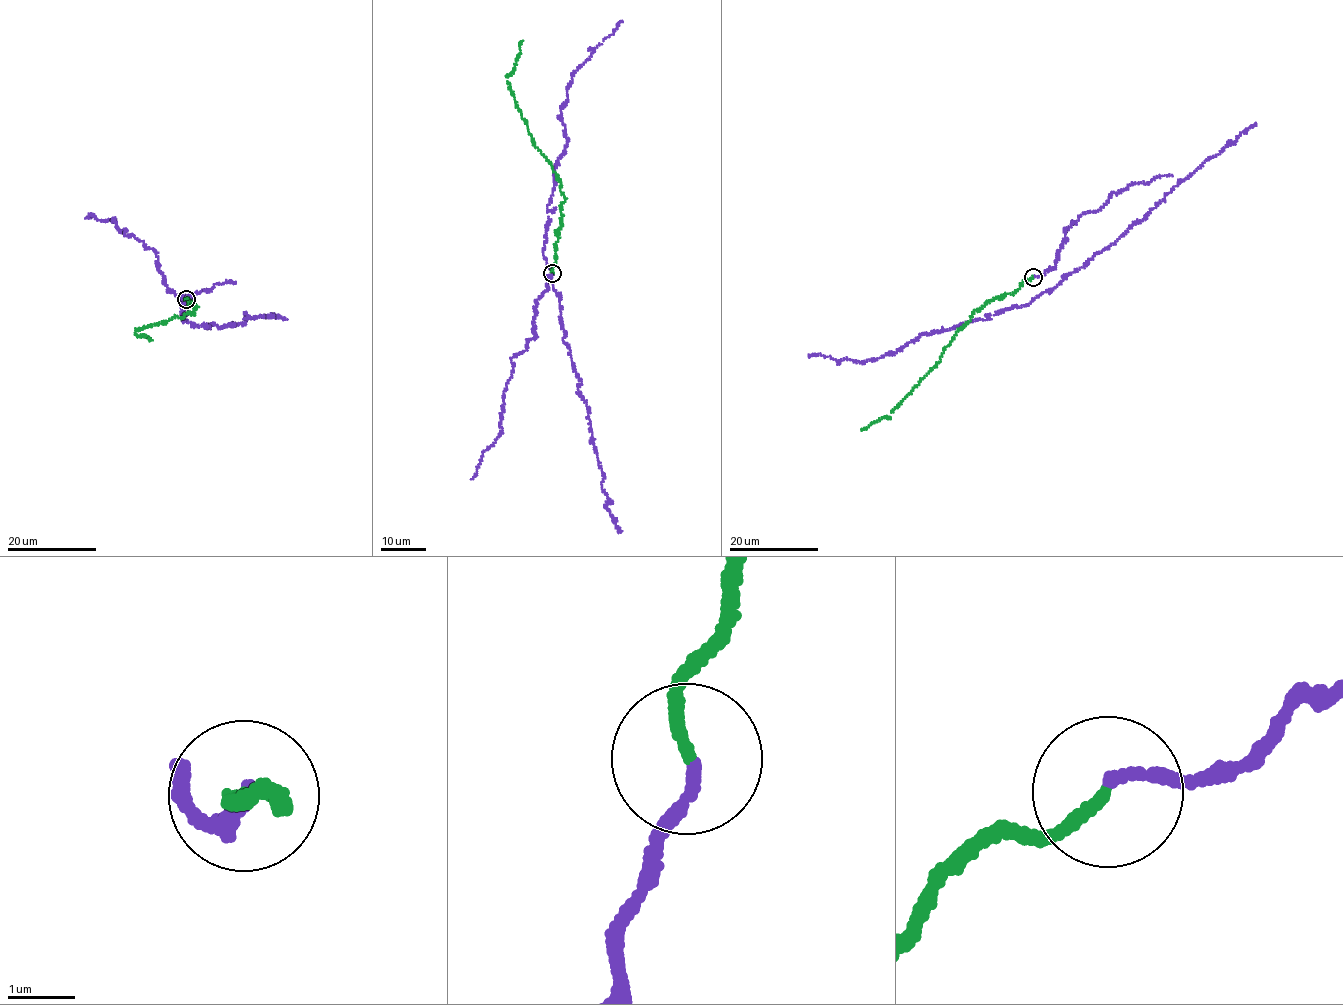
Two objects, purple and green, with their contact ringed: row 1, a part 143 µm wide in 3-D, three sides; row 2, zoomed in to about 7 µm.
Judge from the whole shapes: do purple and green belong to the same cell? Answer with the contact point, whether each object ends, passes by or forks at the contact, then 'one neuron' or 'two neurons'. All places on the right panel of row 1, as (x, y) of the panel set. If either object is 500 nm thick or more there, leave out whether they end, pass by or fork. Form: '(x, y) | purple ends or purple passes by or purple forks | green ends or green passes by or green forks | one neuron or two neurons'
(1033, 277) | purple ends | green ends | one neuron

